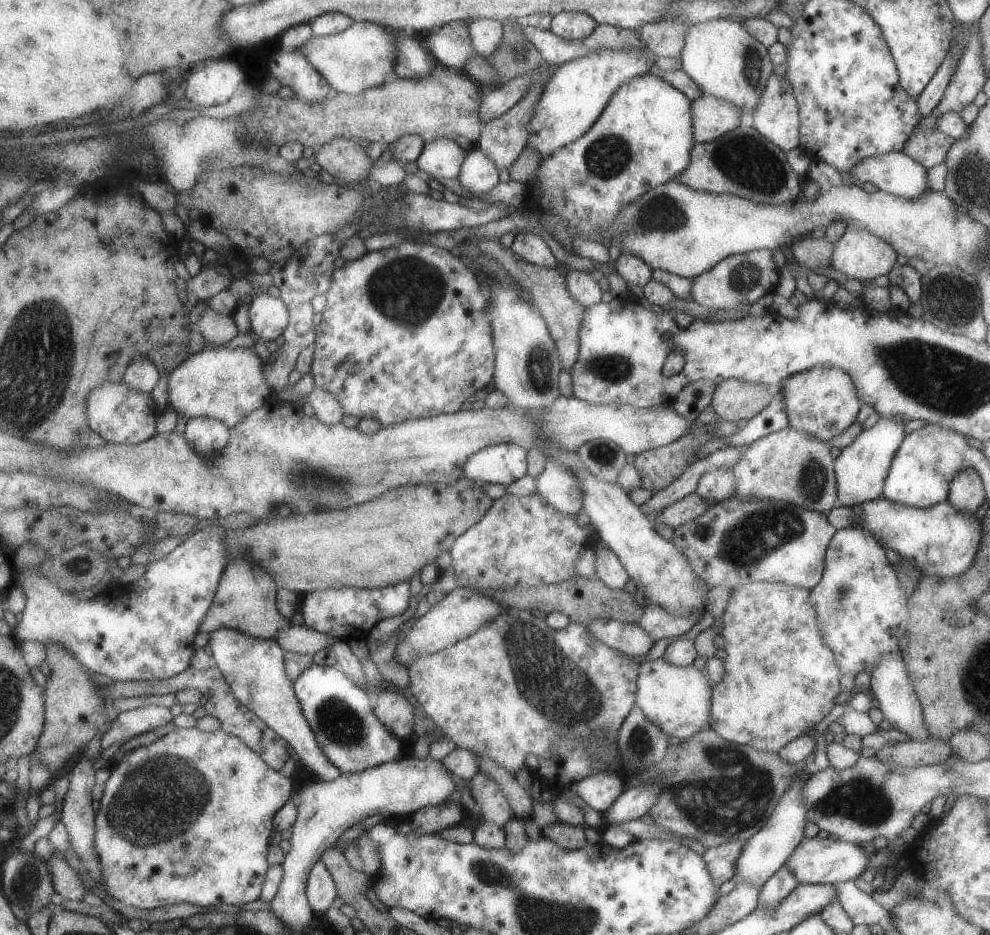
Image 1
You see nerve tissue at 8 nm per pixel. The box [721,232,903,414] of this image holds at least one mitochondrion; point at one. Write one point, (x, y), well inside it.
(745, 277)

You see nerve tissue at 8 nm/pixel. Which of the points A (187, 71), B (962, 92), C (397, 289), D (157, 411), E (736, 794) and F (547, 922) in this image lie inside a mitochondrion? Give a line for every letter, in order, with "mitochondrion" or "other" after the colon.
A: other
B: other
C: mitochondrion
D: other
E: mitochondrion
F: mitochondrion

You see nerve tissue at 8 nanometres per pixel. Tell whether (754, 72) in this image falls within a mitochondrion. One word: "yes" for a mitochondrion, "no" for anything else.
yes

